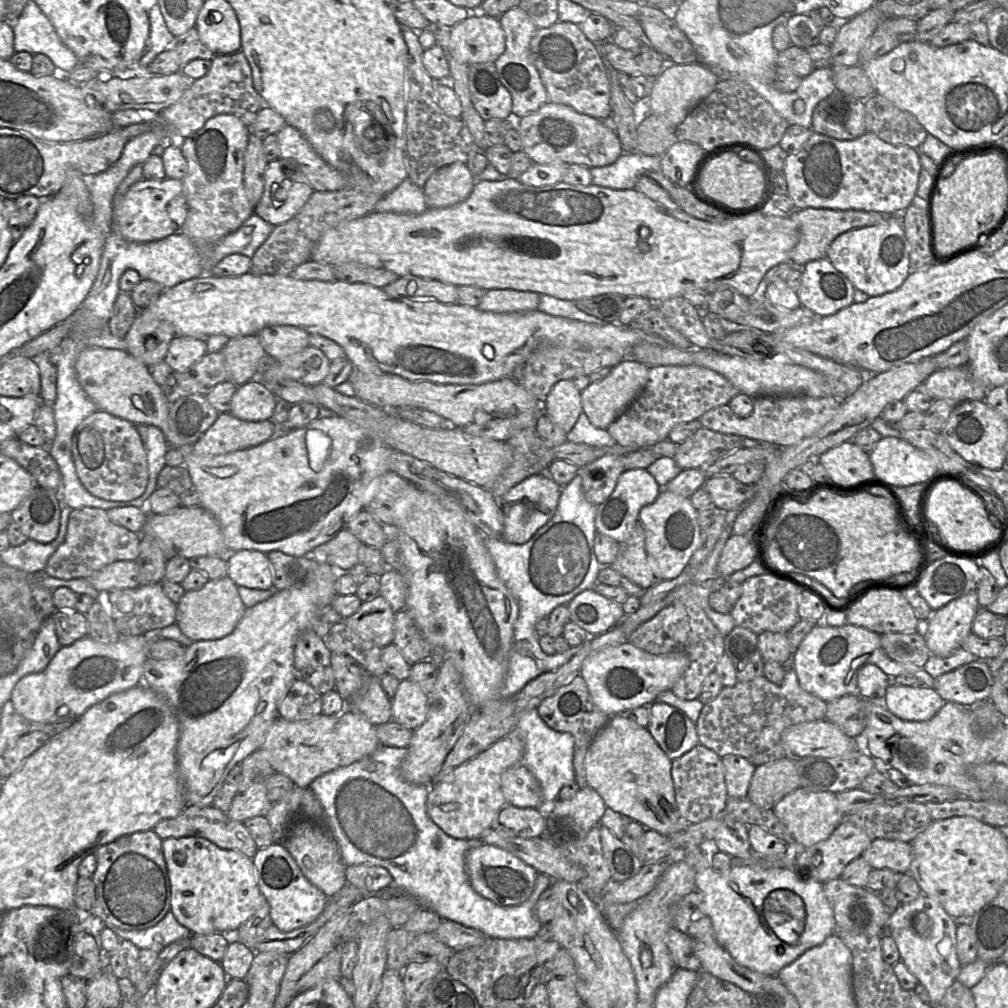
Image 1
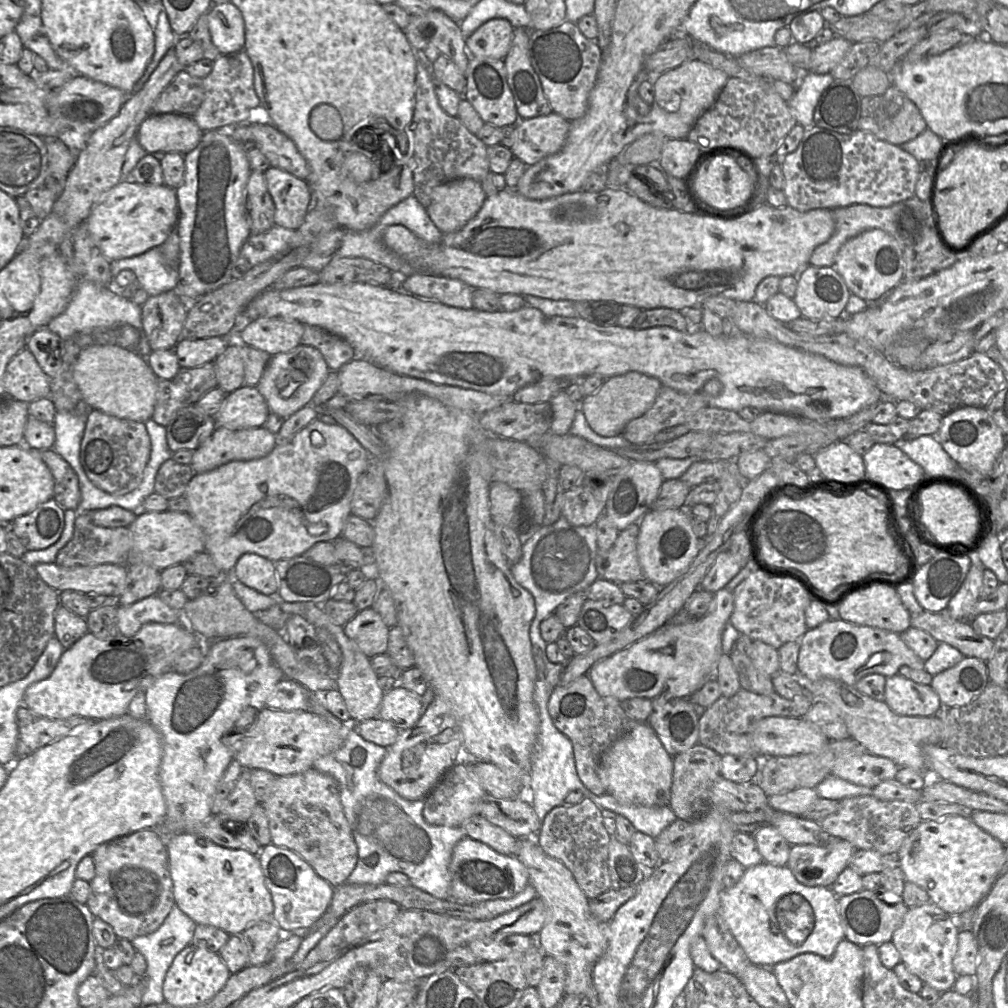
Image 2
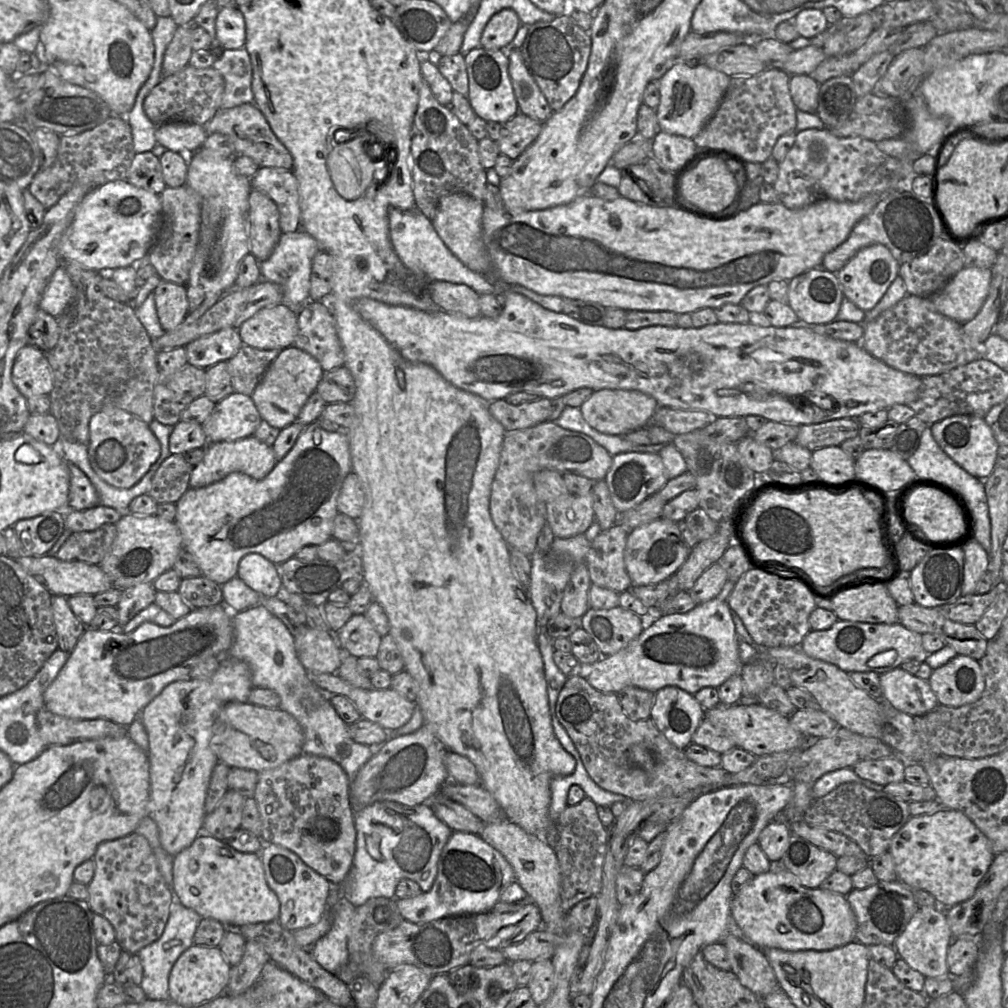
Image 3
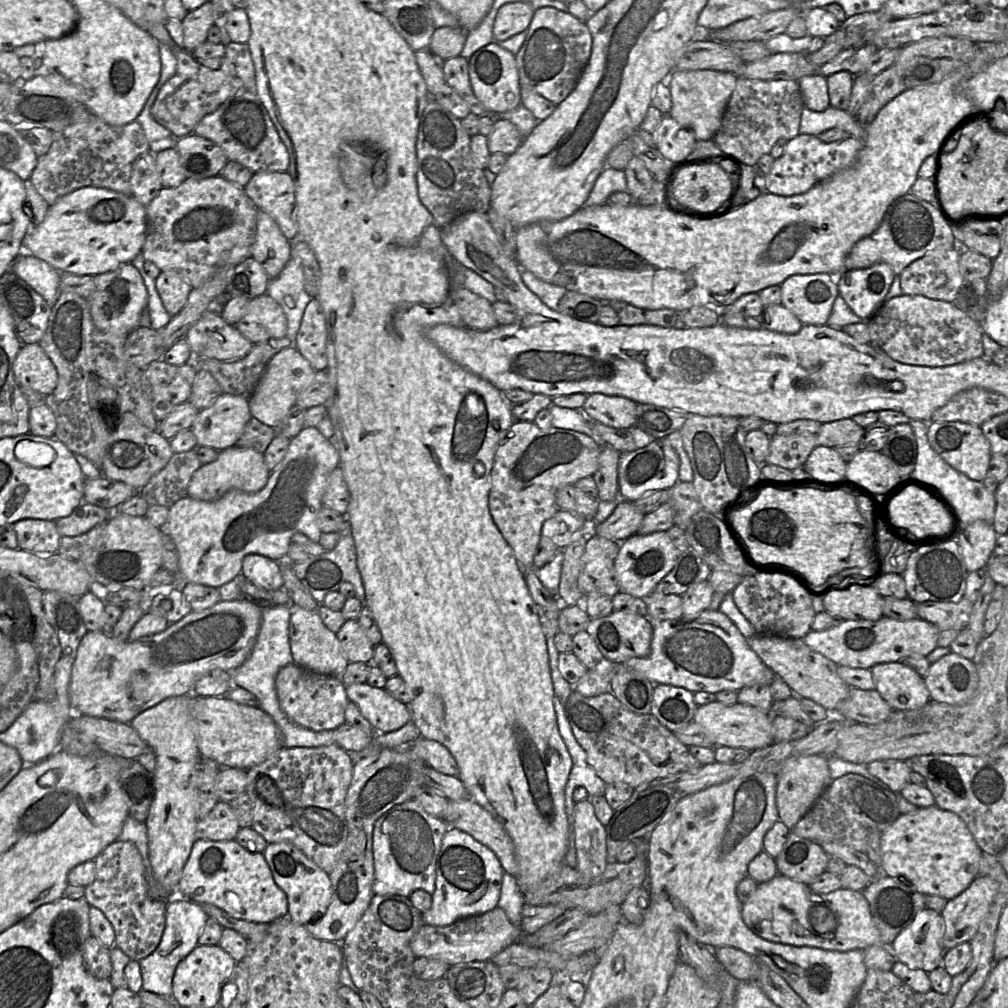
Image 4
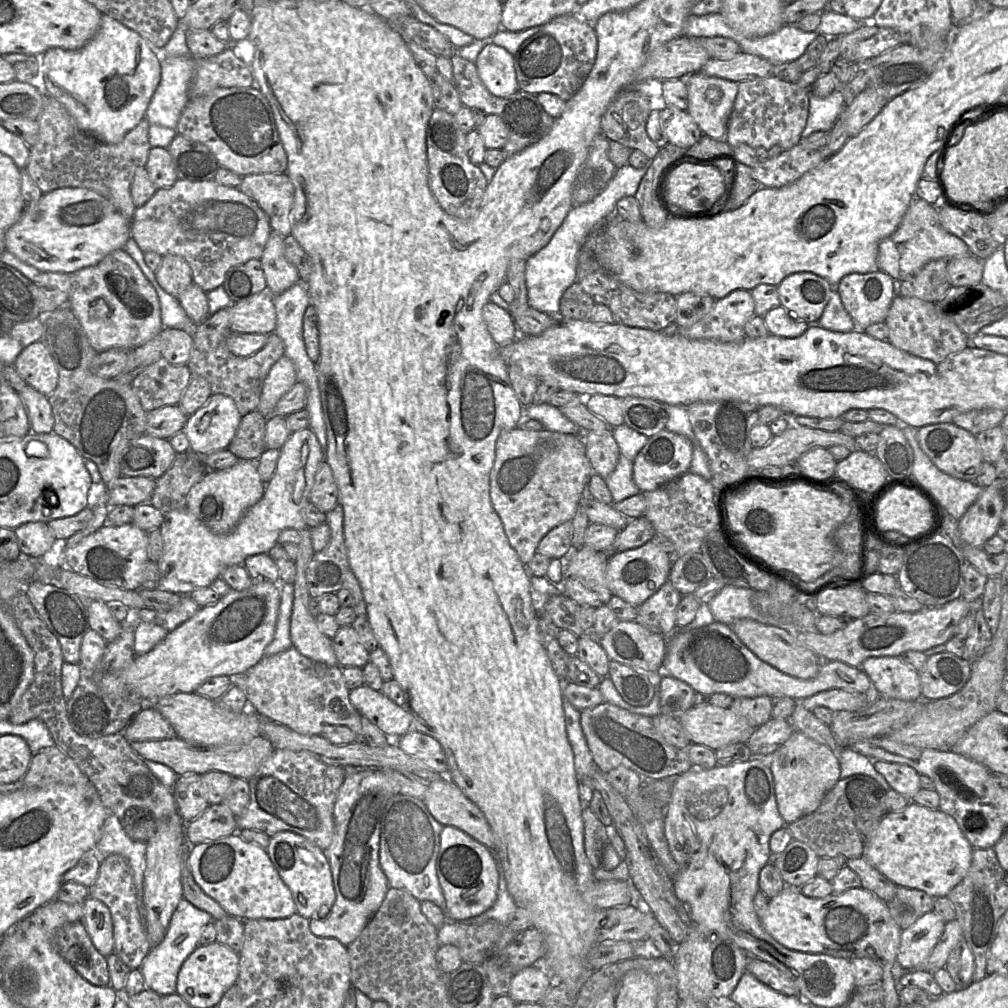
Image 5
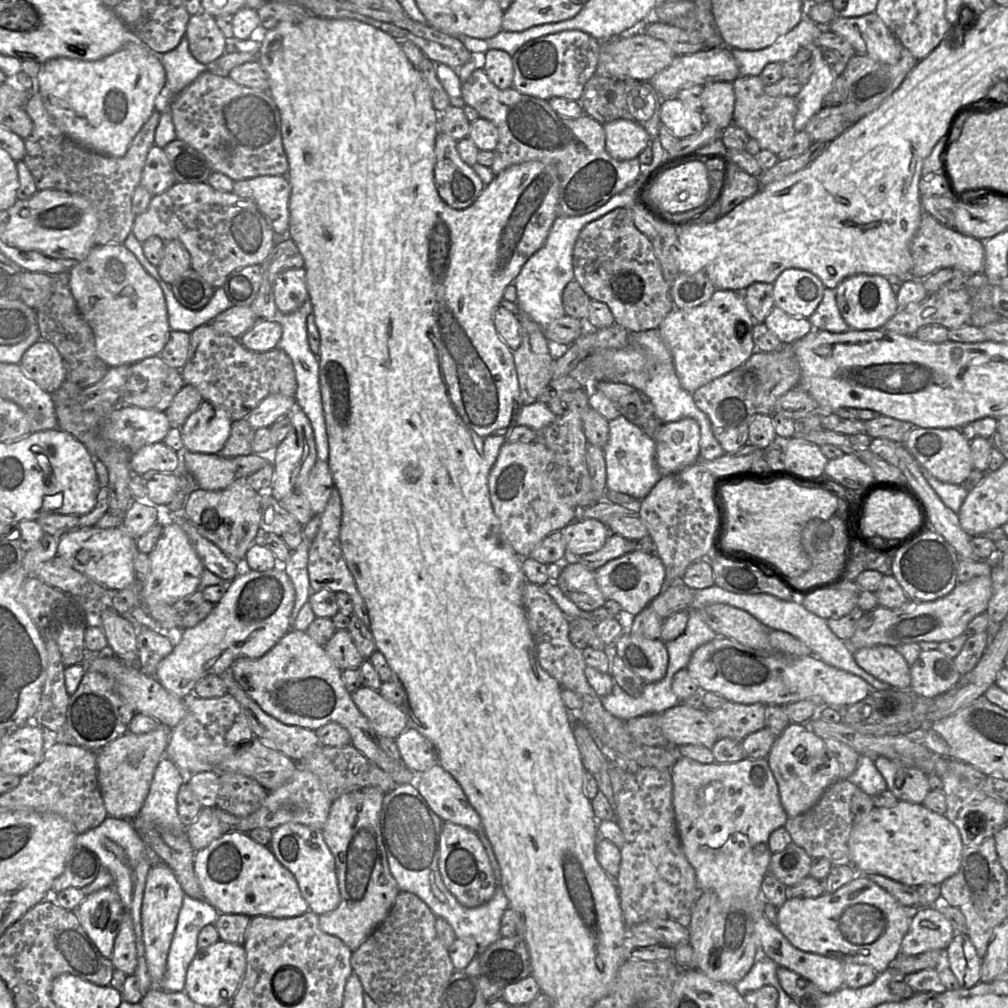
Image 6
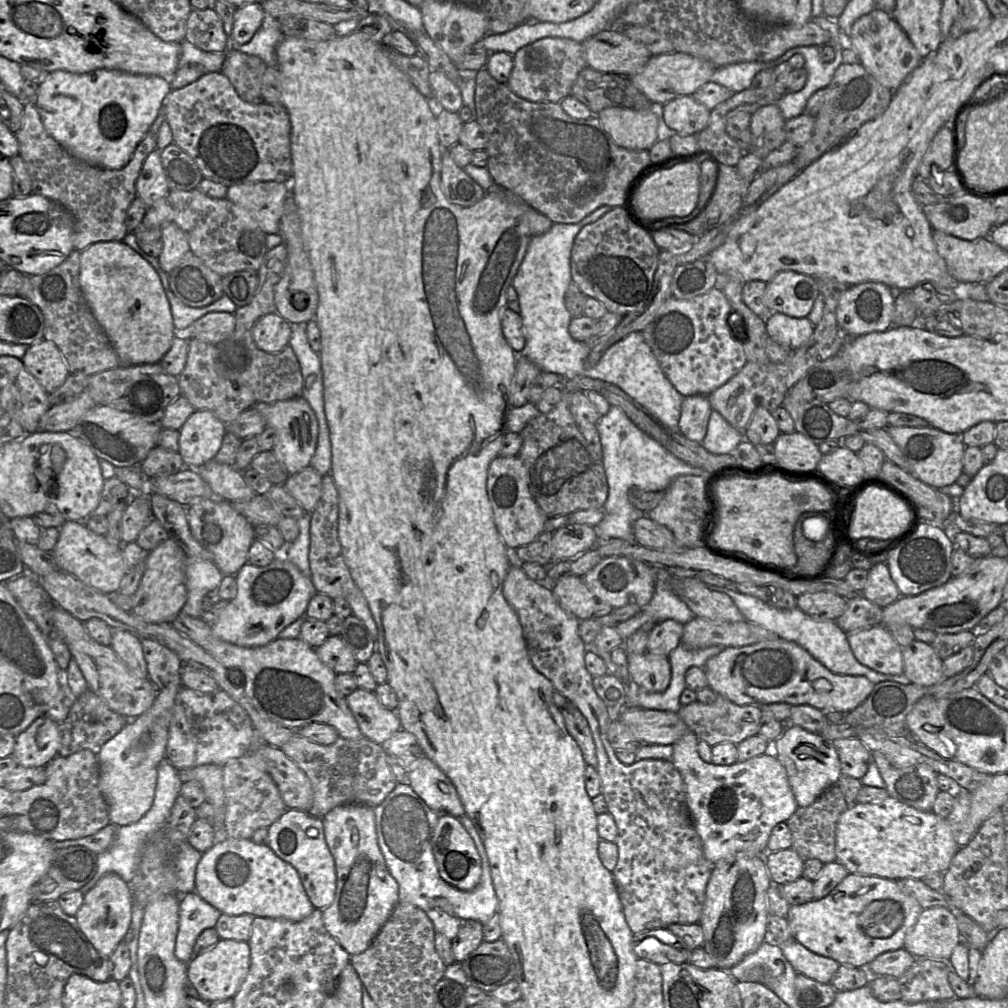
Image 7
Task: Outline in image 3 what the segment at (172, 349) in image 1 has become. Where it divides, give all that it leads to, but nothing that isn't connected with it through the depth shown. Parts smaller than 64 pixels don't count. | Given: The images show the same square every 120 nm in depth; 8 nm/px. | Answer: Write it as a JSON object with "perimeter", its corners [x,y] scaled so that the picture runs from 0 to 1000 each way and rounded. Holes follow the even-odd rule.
{"perimeter":[[[225,324],[200,333],[184,343],[186,359],[205,366],[217,359],[226,358],[241,343],[236,327]]]}

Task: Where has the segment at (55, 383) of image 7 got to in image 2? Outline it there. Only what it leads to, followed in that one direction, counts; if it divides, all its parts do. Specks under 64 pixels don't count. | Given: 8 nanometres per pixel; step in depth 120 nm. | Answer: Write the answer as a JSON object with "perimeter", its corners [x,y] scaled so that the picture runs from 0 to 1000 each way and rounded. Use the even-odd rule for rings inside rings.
{"perimeter":[[[24,345],[8,360],[4,370],[7,394],[31,400],[49,395],[51,376],[45,371],[34,352]]]}

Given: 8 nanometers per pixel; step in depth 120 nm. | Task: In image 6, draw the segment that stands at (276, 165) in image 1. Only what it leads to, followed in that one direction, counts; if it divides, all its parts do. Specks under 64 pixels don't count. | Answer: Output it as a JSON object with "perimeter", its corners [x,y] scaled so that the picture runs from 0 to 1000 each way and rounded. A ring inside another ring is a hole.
{"perimeter":[[[256,175],[232,181],[230,190],[250,198],[263,215],[272,232],[285,232],[287,226],[288,182],[284,175]]]}

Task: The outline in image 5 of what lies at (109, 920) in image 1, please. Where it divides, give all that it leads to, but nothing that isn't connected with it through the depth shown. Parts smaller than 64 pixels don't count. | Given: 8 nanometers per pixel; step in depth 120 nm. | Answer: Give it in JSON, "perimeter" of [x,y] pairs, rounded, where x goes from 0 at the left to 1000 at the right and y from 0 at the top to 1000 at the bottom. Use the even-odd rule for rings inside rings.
{"perimeter":[[[110,847],[100,853],[97,869],[88,880],[88,890],[101,894],[110,905],[113,944],[129,961],[138,961],[151,939],[137,903],[131,862],[123,849]]]}

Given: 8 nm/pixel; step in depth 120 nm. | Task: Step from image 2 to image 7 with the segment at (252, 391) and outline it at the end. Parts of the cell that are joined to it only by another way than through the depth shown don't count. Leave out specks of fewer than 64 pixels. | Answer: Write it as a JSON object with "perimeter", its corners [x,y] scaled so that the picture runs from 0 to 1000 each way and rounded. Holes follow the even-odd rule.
{"perimeter":[[[207,407],[193,408],[178,427],[178,450],[184,463],[195,463],[212,455],[224,421]]]}

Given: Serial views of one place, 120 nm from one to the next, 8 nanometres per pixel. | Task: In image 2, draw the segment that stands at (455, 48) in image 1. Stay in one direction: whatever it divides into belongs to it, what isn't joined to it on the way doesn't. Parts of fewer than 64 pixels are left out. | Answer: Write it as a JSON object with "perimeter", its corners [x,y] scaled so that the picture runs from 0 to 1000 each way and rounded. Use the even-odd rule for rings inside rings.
{"perimeter":[[[500,18],[482,21],[461,39],[463,52],[468,57],[500,59],[505,52],[510,27]]]}

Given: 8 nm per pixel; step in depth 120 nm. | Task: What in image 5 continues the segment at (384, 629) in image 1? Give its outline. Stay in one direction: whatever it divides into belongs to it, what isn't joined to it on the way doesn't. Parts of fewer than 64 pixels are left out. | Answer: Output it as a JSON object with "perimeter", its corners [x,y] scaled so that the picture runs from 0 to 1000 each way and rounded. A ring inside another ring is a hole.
{"perimeter":[[[348,620],[338,621],[329,636],[336,661],[359,664],[366,657],[367,648]]]}

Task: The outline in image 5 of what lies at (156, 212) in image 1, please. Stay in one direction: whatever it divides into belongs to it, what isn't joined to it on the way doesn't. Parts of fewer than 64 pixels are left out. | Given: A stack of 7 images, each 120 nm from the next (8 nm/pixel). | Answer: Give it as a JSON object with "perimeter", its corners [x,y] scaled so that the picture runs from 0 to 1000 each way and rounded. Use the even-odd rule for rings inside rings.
{"perimeter":[[[59,187],[43,191],[33,205],[27,205],[21,216],[5,231],[5,248],[19,258],[37,266],[41,270],[72,272],[75,269],[98,261],[105,253],[123,247],[130,235],[130,219],[126,218],[102,194],[85,187]]]}

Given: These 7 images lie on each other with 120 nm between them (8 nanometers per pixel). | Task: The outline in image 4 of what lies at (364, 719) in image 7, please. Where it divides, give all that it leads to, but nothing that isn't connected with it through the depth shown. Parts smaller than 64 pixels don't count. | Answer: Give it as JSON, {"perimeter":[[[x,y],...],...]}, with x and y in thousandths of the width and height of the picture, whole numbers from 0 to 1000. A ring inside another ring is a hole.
{"perimeter":[[[363,677],[342,682],[345,694],[354,699],[359,710],[366,715],[373,726],[393,725],[408,713],[407,702],[386,688],[381,683],[369,682]]]}

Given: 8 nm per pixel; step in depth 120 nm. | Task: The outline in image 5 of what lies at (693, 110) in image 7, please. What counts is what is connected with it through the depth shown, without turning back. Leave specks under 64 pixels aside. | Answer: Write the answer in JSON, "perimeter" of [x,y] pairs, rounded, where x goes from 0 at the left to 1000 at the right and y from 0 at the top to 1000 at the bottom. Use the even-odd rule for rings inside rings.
{"perimeter":[[[661,105],[655,110],[656,126],[663,142],[683,148],[694,139],[697,132],[681,110]]]}

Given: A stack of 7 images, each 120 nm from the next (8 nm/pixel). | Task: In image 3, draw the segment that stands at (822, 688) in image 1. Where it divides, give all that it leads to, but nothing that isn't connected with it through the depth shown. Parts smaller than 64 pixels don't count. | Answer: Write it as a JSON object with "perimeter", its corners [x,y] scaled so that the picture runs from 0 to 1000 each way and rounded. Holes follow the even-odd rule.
{"perimeter":[[[830,615],[820,625],[804,625],[794,639],[805,653],[826,659],[839,668],[868,667],[872,670],[892,662],[896,657],[918,657],[921,649],[915,641],[915,630],[893,618],[866,619]]]}

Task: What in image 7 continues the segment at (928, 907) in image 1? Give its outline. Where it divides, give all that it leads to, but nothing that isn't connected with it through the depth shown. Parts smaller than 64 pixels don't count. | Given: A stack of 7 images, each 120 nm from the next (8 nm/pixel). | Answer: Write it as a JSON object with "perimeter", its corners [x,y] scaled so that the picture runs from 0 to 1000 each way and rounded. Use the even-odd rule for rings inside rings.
{"perimeter":[[[938,900],[916,902],[909,916],[898,927],[896,940],[909,951],[919,950],[940,953],[947,938],[953,935],[948,906],[947,903]]]}

